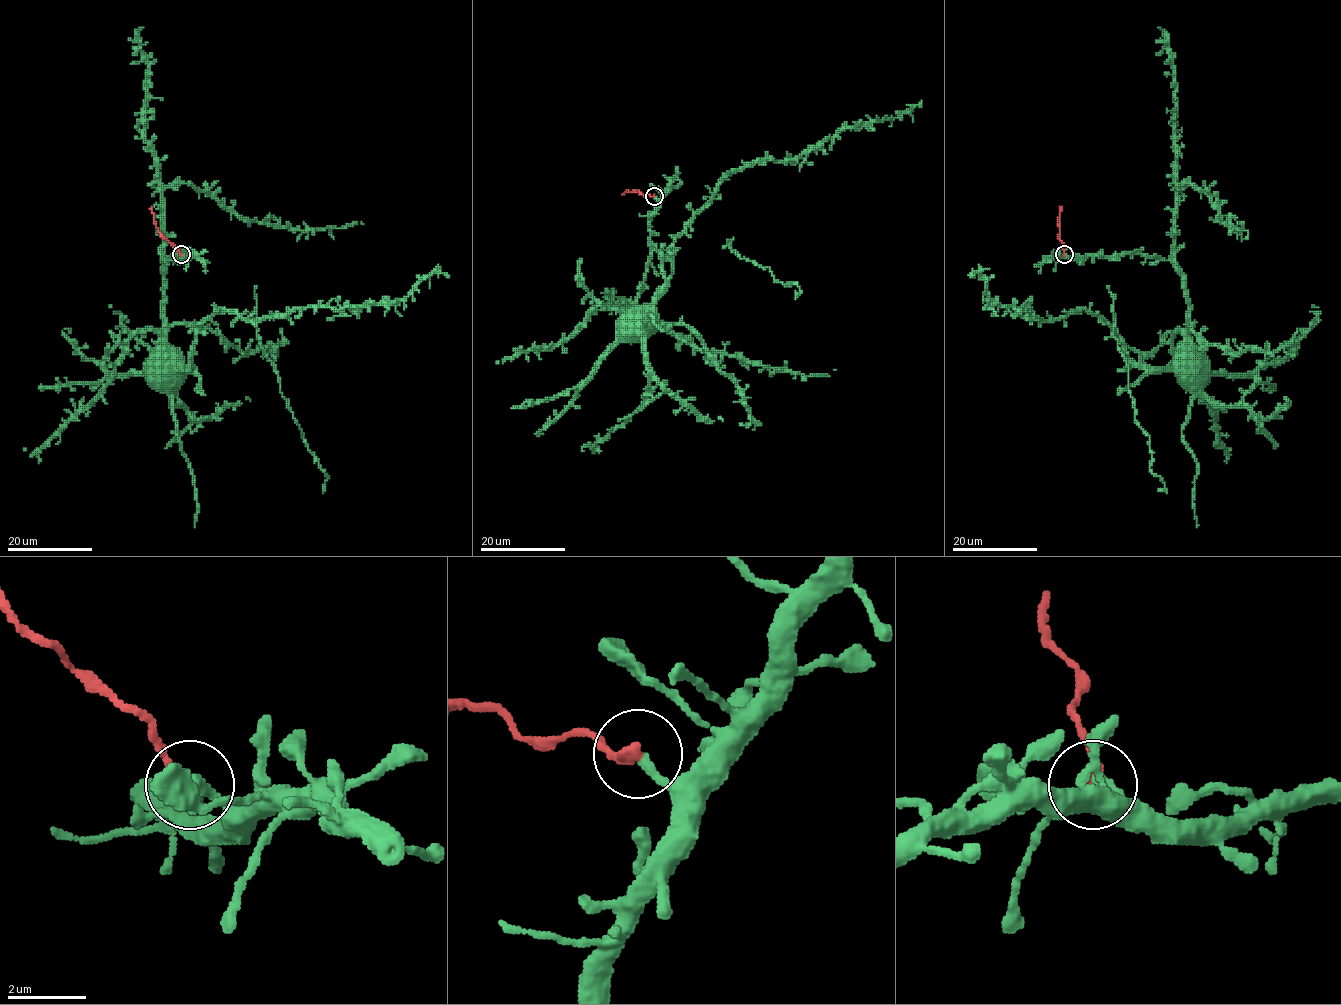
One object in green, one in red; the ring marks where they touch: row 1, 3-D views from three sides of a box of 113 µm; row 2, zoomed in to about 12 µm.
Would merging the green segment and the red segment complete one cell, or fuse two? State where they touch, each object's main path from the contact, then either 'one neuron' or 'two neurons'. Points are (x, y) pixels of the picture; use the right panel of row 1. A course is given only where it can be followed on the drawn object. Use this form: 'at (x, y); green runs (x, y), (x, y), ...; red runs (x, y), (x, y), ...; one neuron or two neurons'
at (1064, 254); green runs (1063, 254), (1170, 260), (1188, 306), (1171, 366), (1137, 365), (1094, 314), (1035, 318), (968, 275); red runs (1063, 254), (1058, 223), (1061, 207); two neurons

